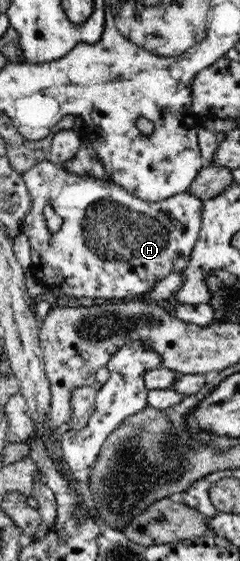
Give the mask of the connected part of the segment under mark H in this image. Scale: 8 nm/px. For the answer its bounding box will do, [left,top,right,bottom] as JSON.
[21,160,203,298]

